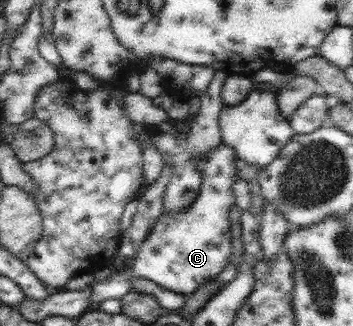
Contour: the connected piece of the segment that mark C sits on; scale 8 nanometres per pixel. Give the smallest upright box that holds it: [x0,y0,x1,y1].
[90,142,238,309]

